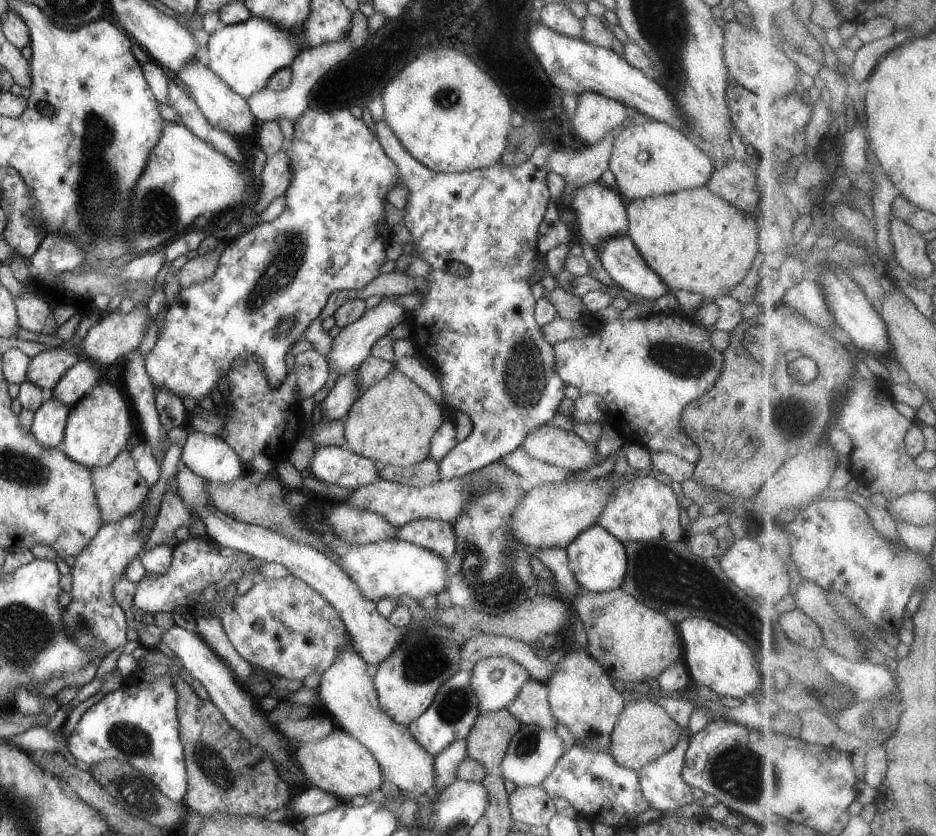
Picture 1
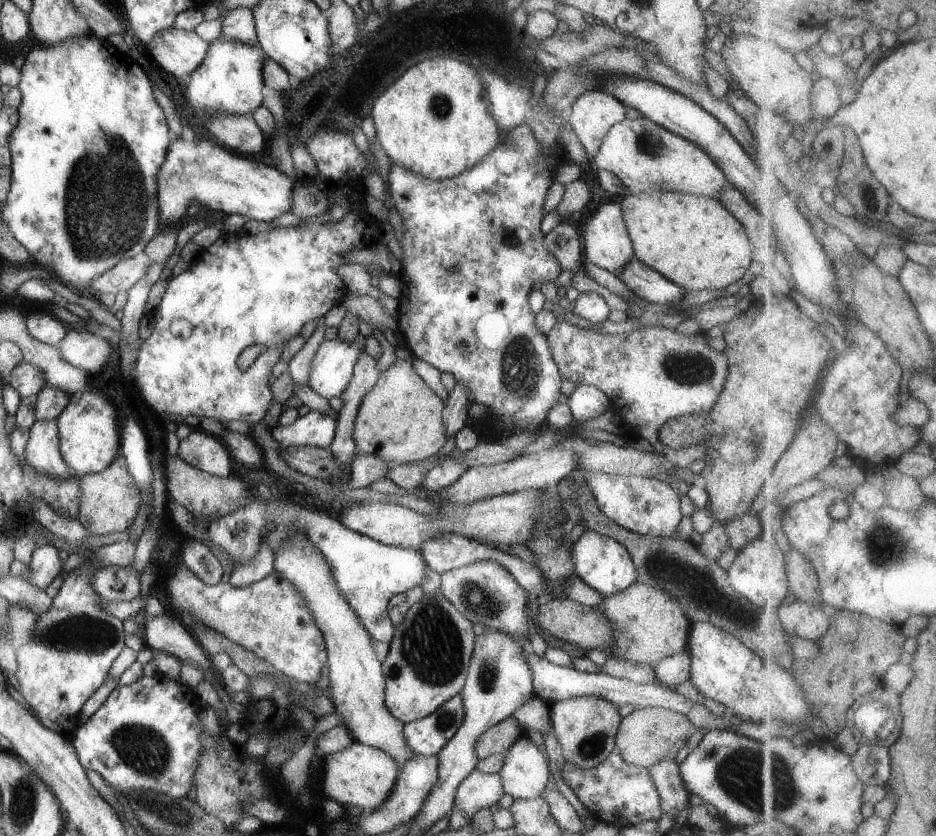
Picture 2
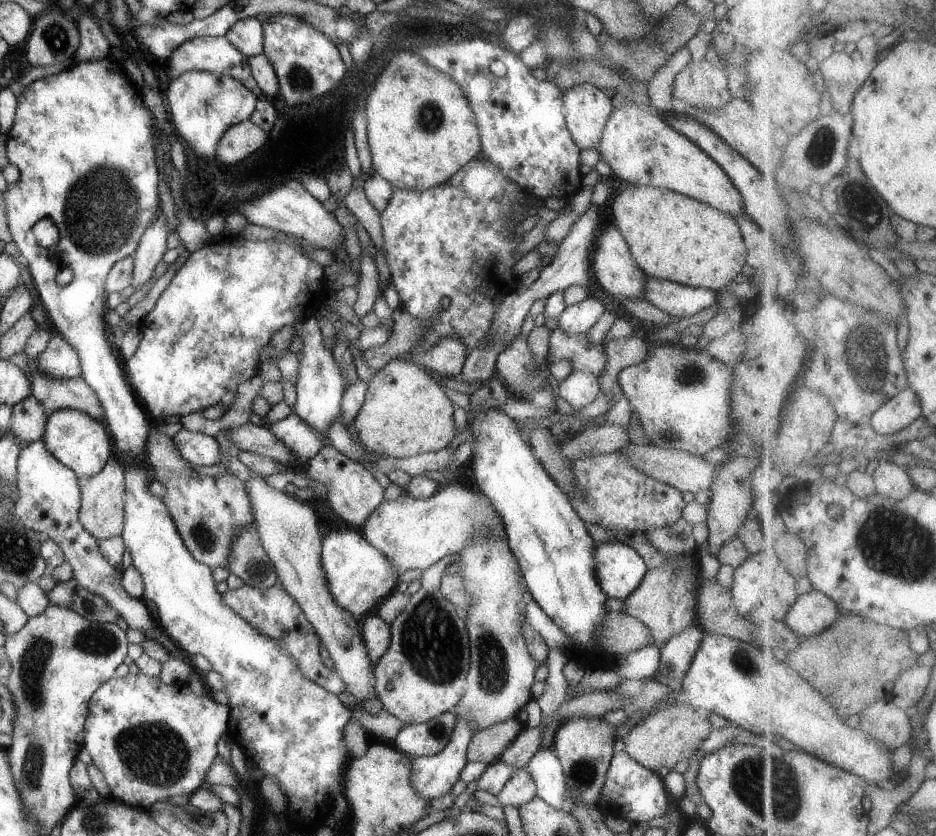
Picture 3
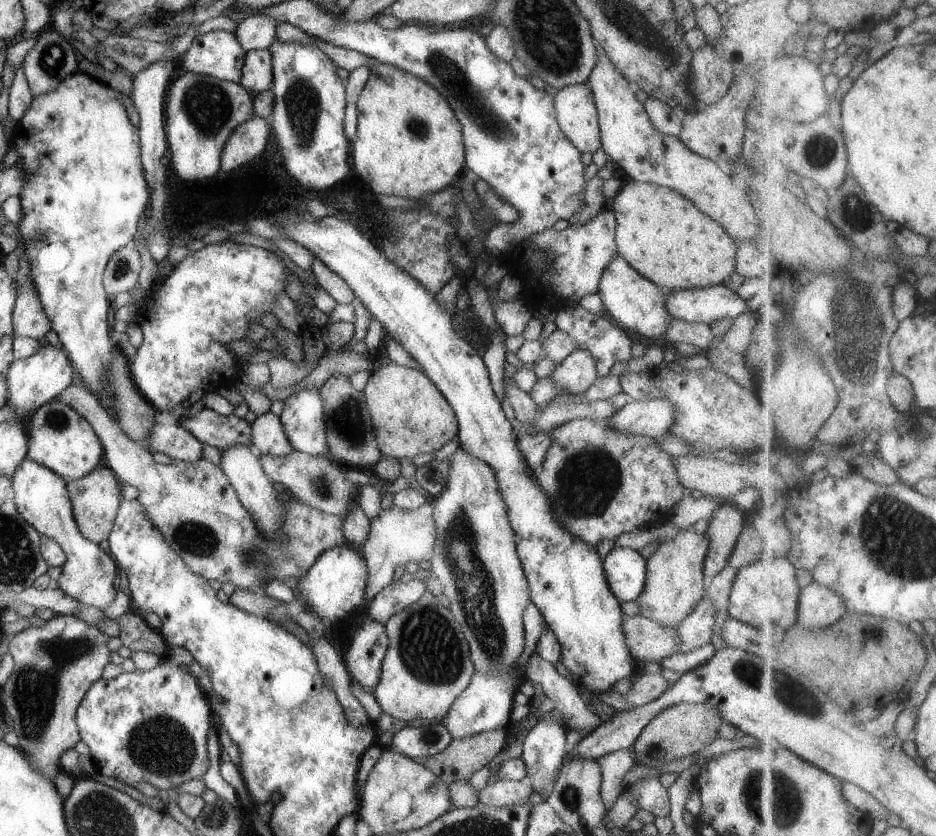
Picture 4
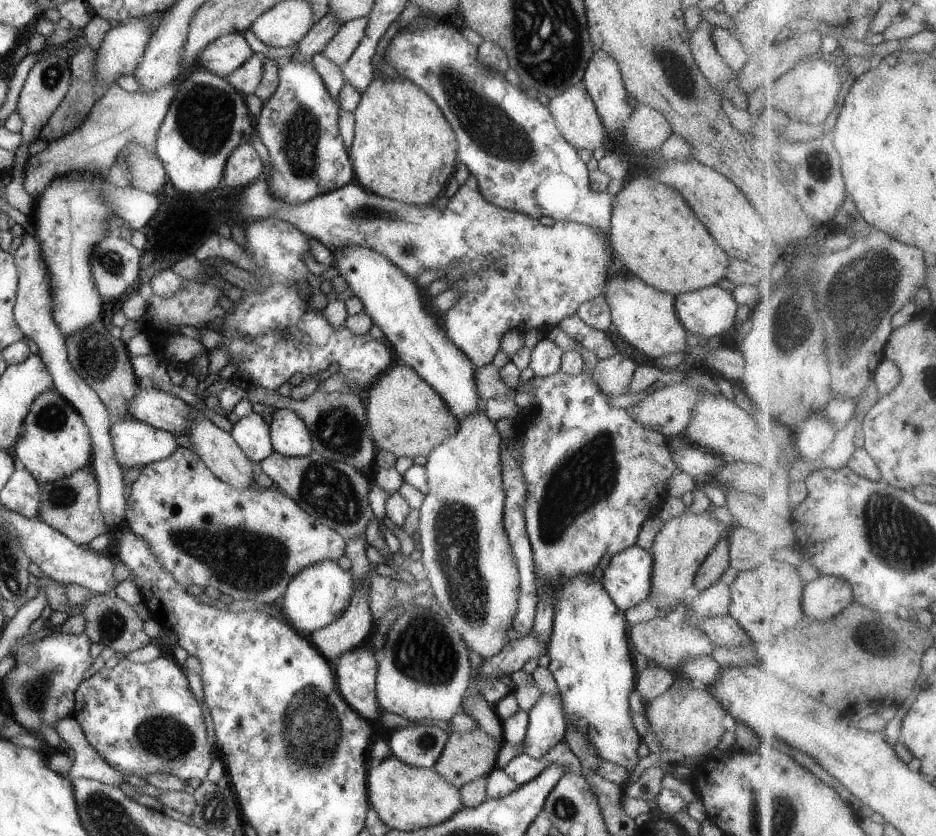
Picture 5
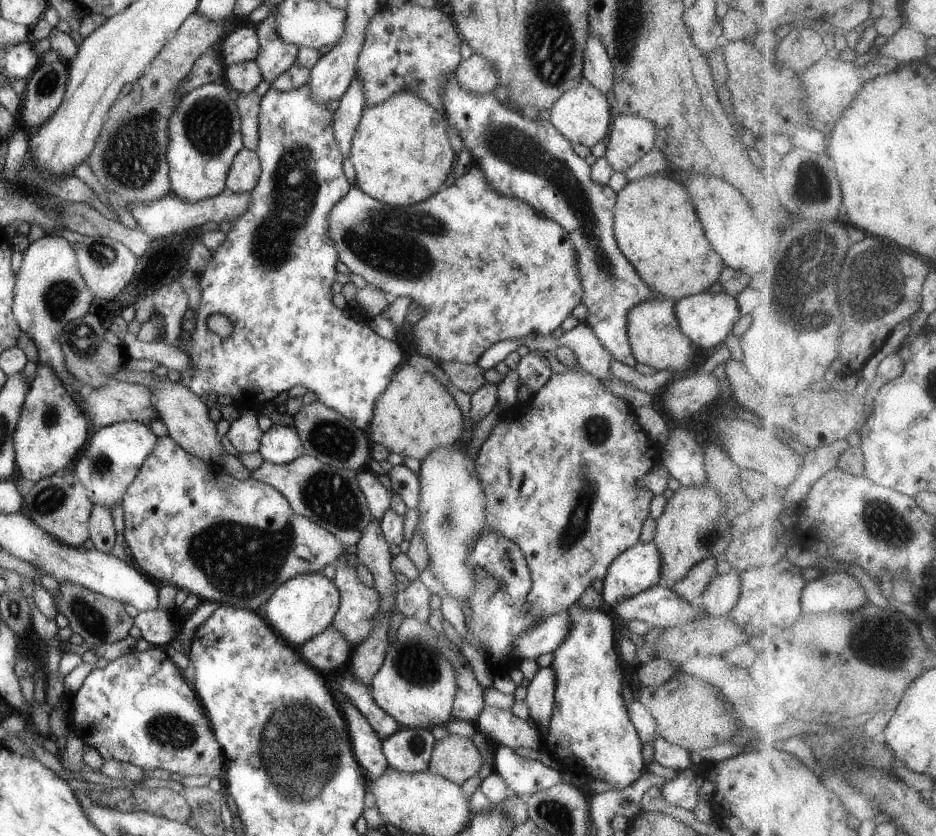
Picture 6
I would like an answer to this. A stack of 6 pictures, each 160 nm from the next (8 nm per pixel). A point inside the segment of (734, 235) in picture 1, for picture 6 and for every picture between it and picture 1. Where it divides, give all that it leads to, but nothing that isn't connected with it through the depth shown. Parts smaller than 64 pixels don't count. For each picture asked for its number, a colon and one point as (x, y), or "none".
2: (693, 241)
3: (672, 237)
4: (663, 235)
5: (654, 234)
6: (655, 225)

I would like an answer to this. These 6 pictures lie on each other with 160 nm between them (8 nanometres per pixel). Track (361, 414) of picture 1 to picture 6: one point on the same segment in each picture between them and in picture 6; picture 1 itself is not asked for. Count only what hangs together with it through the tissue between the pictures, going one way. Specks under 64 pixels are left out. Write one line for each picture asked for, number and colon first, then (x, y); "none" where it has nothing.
2: (401, 420)
3: (406, 412)
4: (410, 415)
5: (406, 417)
6: (415, 415)

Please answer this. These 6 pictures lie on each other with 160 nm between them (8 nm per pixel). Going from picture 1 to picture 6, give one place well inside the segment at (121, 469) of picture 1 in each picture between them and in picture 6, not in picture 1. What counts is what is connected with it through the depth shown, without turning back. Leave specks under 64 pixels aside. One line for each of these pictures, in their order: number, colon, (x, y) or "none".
2: (109, 502)
3: (102, 511)
4: (96, 497)
5: (71, 505)
6: (60, 504)

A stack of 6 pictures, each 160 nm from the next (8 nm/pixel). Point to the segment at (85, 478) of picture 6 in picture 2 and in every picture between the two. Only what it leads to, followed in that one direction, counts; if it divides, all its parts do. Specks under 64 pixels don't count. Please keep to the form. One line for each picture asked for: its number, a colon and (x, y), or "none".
2: (207, 453)
3: (199, 449)
4: (167, 437)
5: (135, 442)

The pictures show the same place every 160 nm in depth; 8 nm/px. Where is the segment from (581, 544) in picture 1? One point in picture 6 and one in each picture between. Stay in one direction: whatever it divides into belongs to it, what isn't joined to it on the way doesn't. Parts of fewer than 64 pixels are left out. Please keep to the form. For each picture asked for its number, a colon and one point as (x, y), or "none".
2: (602, 563)
3: (619, 568)
4: (625, 569)
5: (627, 579)
6: (637, 569)

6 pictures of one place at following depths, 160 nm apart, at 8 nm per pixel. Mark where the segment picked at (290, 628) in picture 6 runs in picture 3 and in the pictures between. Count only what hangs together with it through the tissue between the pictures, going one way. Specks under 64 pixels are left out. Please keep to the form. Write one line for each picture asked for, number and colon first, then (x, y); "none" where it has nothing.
3: (360, 577)
4: (334, 587)
5: (318, 595)

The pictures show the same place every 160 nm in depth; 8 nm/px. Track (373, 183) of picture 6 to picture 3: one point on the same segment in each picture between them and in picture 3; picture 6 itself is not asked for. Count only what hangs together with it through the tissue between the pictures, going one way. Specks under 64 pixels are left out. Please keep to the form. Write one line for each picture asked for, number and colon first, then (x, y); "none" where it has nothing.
3: (421, 128)
4: (409, 144)
5: (404, 149)

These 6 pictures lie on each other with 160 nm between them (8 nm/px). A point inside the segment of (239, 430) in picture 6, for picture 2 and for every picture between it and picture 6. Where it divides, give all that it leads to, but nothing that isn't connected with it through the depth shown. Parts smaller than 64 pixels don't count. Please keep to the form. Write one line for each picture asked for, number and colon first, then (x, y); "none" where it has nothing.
2: (313, 429)
3: (305, 442)
4: (269, 437)
5: (252, 432)

